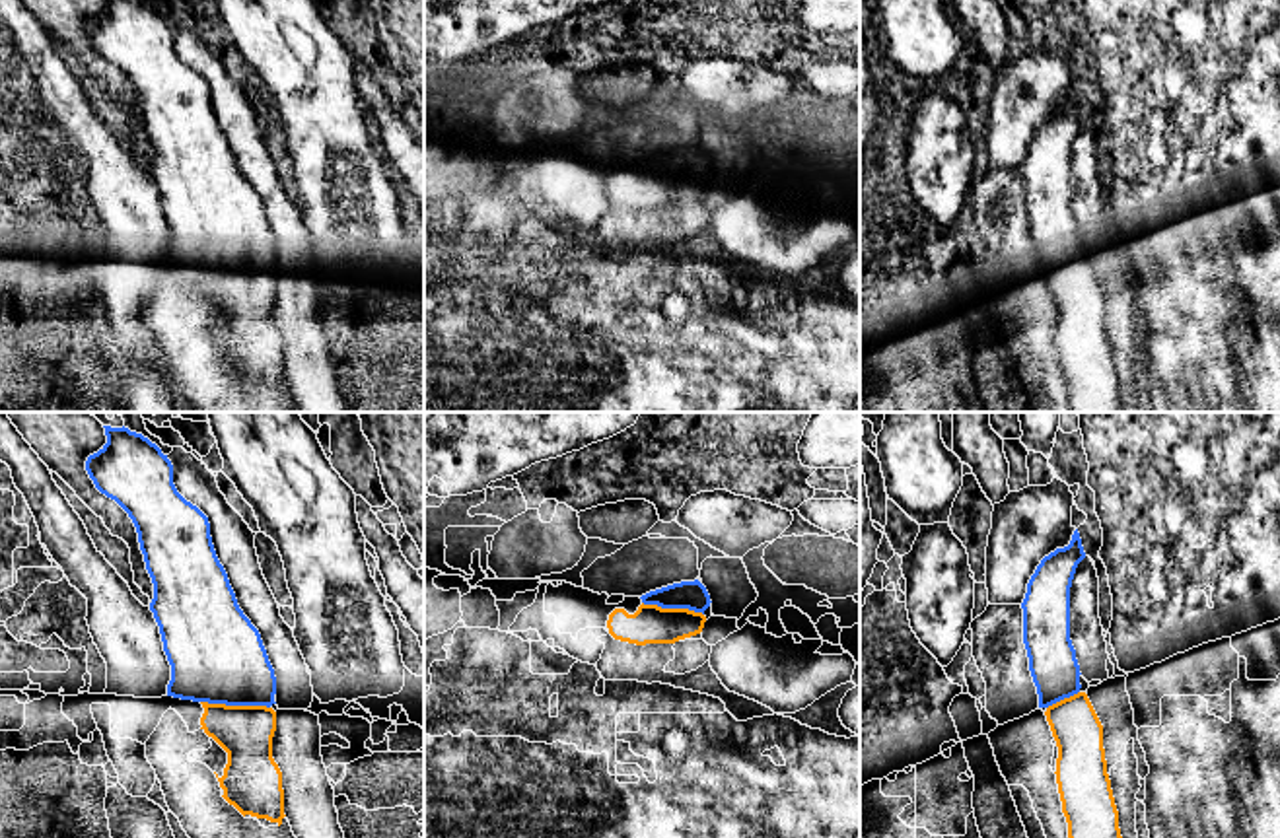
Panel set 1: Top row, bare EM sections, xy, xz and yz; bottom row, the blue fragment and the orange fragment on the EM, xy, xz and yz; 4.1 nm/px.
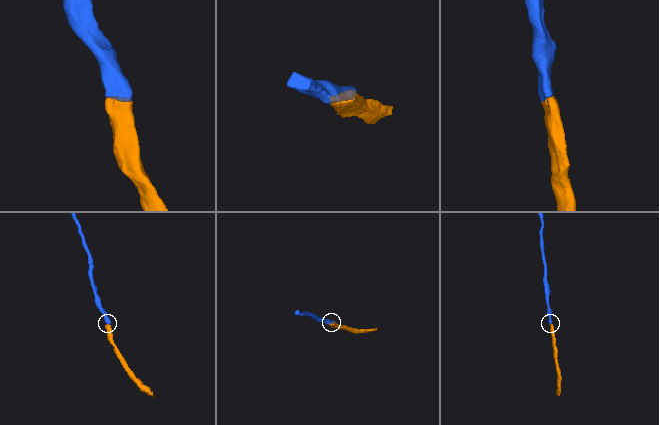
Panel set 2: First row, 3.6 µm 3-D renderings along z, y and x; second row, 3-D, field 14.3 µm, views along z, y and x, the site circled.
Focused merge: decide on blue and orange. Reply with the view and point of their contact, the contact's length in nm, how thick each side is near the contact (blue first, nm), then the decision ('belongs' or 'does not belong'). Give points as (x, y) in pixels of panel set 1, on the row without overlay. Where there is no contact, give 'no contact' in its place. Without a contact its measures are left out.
xy (236, 269) | 280 nm | 400/220 nm | belongs

